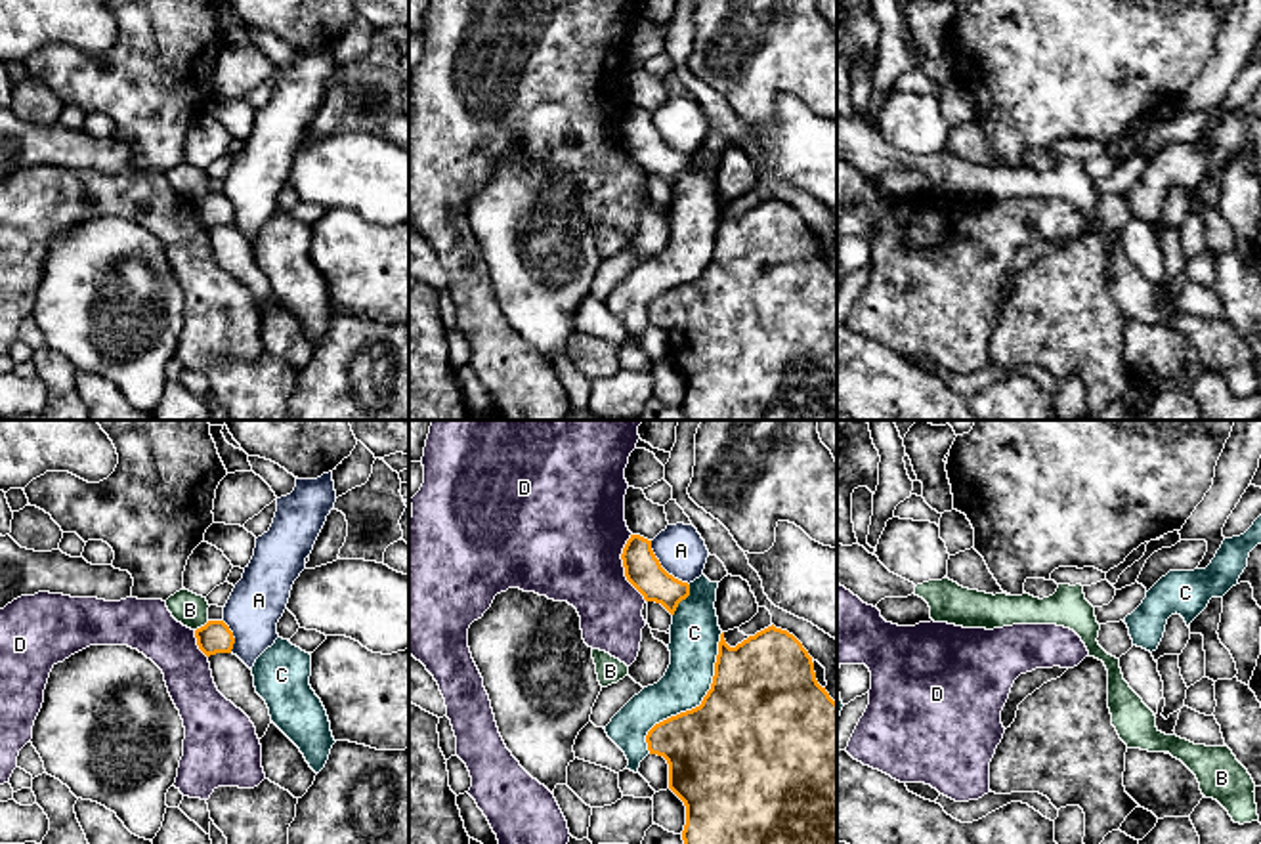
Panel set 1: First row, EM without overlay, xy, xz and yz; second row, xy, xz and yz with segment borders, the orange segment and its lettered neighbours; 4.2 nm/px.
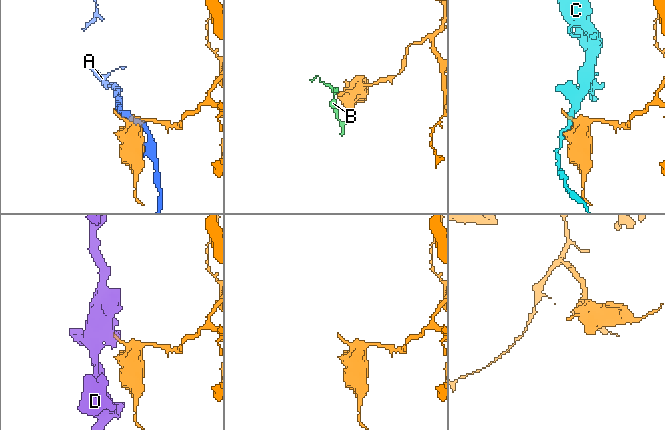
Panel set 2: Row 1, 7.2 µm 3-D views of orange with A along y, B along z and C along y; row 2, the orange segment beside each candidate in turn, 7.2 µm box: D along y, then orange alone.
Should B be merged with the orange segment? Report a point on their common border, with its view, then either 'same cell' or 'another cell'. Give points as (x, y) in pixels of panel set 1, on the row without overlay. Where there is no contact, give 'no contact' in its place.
xy (201, 199) | another cell

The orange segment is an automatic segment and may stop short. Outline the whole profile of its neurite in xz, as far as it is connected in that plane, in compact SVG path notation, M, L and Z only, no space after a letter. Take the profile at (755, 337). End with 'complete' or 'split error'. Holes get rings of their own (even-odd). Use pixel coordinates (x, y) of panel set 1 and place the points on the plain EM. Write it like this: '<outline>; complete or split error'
M772 197L772 199L757 204L755 208L749 208L747 212L737 216L736 220L730 220L726 216L724 204L722 204L720 214L718 214L718 227L716 227L716 235L715 235L713 256L711 256L711 262L707 264L707 267L703 269L701 277L692 281L692 283L680 285L676 288L671 288L667 292L655 296L648 304L646 315L648 315L650 327L657 327L657 328L663 328L667 332L667 336L669 336L669 361L686 378L686 397L684 397L684 403L682 403L682 412L684 412L686 420L837 420L837 275L829 269L825 260L822 260L818 256L816 244L814 244L814 235L812 235L812 229L808 227L808 223L787 202L776 200Z; complete

